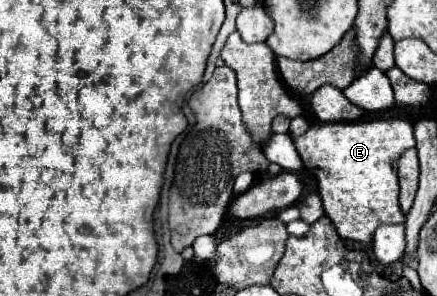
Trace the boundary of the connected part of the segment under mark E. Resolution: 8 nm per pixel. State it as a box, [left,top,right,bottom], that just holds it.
[295,119,415,243]

